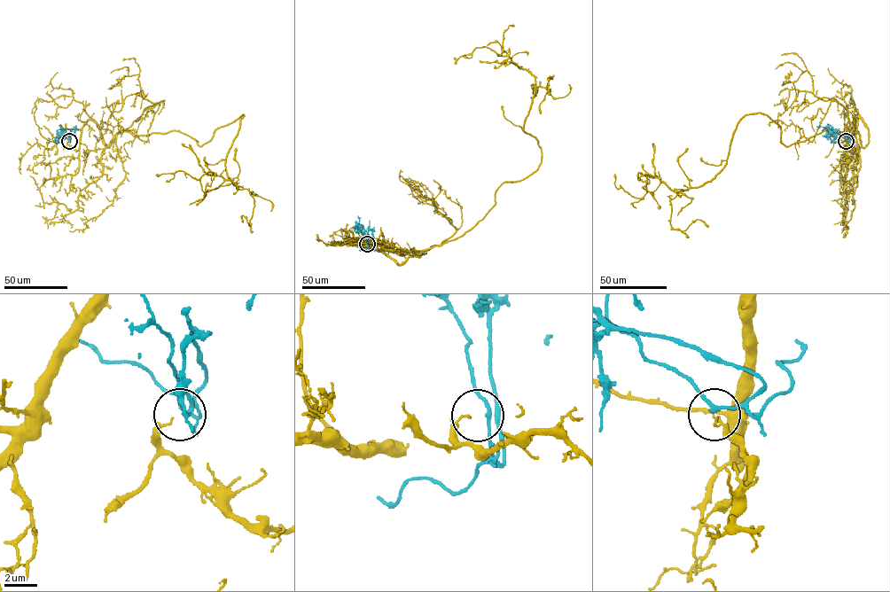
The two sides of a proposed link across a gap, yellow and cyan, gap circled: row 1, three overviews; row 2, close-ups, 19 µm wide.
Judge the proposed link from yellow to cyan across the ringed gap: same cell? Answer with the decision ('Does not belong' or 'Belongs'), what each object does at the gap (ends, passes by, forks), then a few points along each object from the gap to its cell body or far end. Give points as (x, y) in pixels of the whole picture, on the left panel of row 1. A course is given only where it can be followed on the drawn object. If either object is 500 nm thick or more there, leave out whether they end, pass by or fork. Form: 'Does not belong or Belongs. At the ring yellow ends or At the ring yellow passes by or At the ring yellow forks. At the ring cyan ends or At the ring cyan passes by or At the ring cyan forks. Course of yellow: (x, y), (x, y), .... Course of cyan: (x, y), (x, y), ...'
Does not belong. At the ring yellow ends. At the ring cyan passes by. Course of yellow: (68, 142), (92, 120), (106, 147), (201, 146), (243, 114), (238, 189), (206, 172), (206, 195), (215, 172). Course of cyan: (69, 141), (64, 130), (58, 133), (56, 137), (58, 139)

